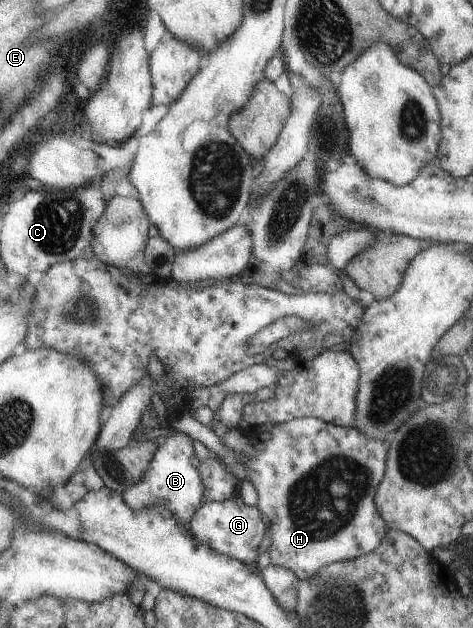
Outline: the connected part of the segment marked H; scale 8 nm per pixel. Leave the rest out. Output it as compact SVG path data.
M300 417L272 425L270 430L248 438L256 451L253 458L234 453L244 467L245 478L257 494L255 507L268 522L270 546L266 552L270 565L291 570L305 581L319 569L332 563L350 561L370 553L387 533L387 526L373 505L375 488L383 477L387 457L387 441L365 437L357 428L339 427L316 417Z

